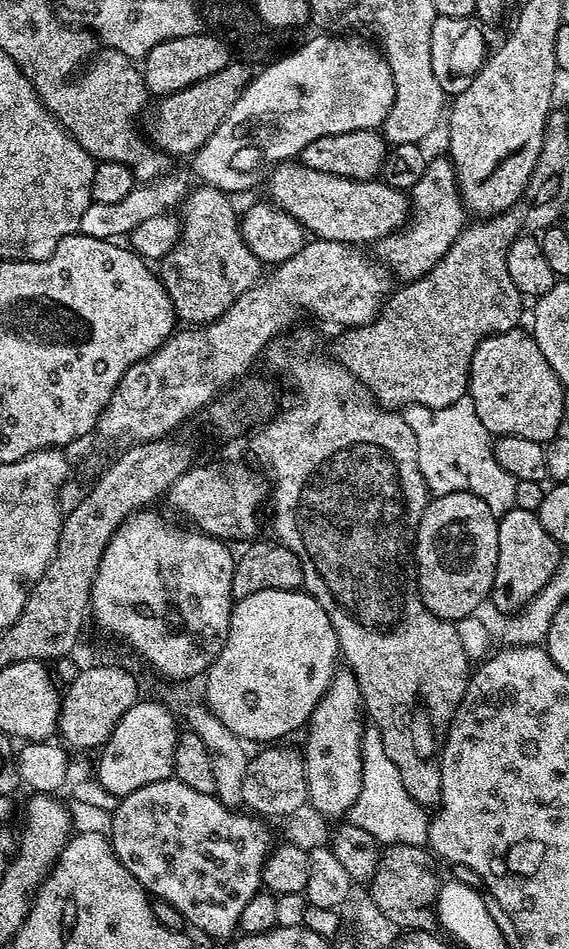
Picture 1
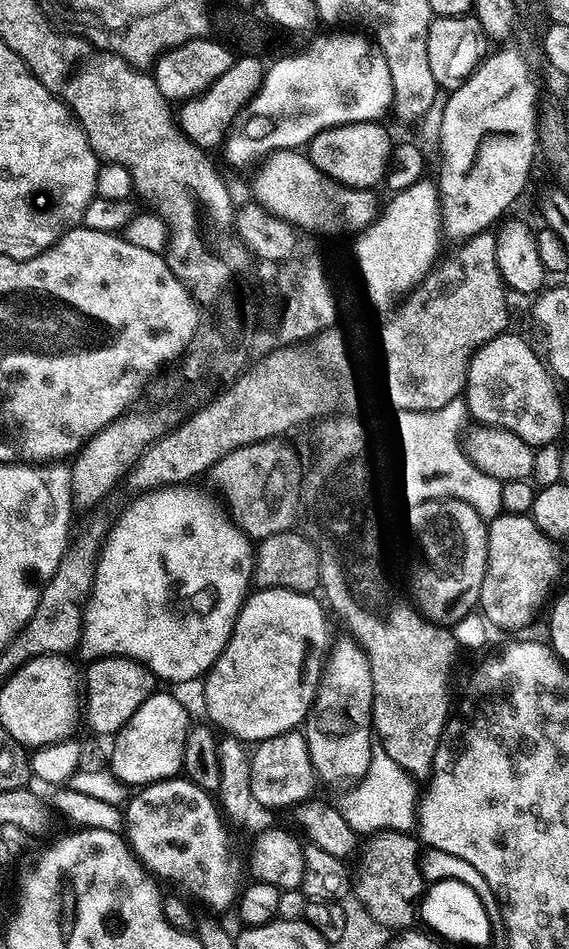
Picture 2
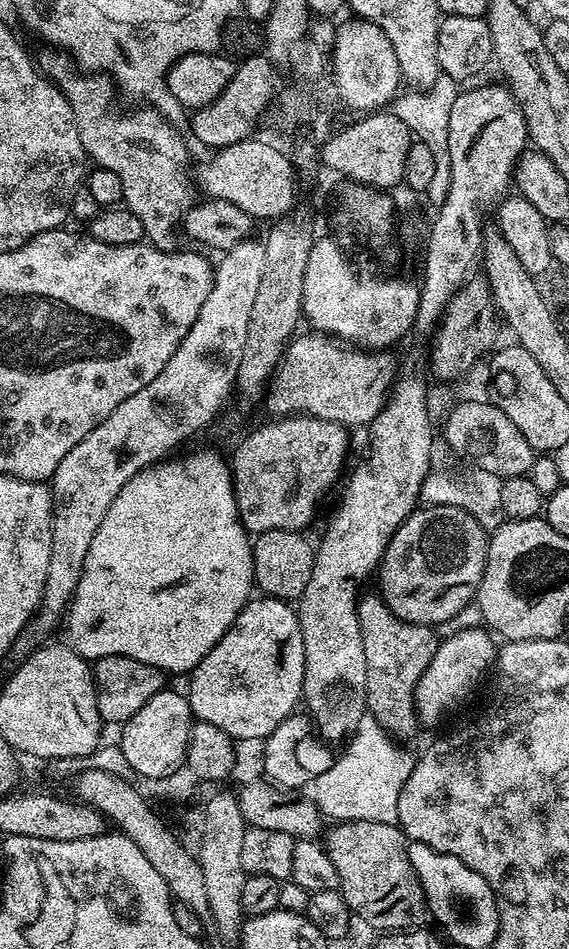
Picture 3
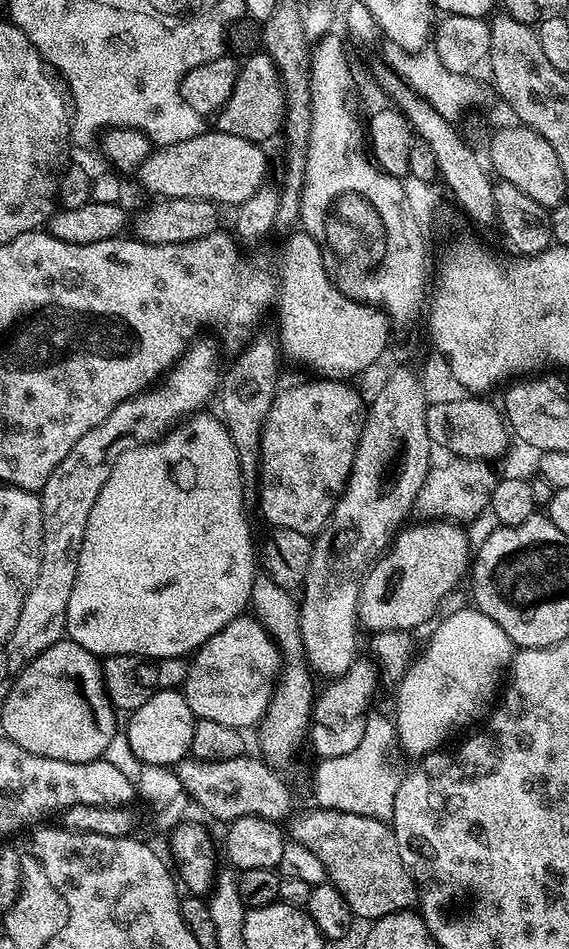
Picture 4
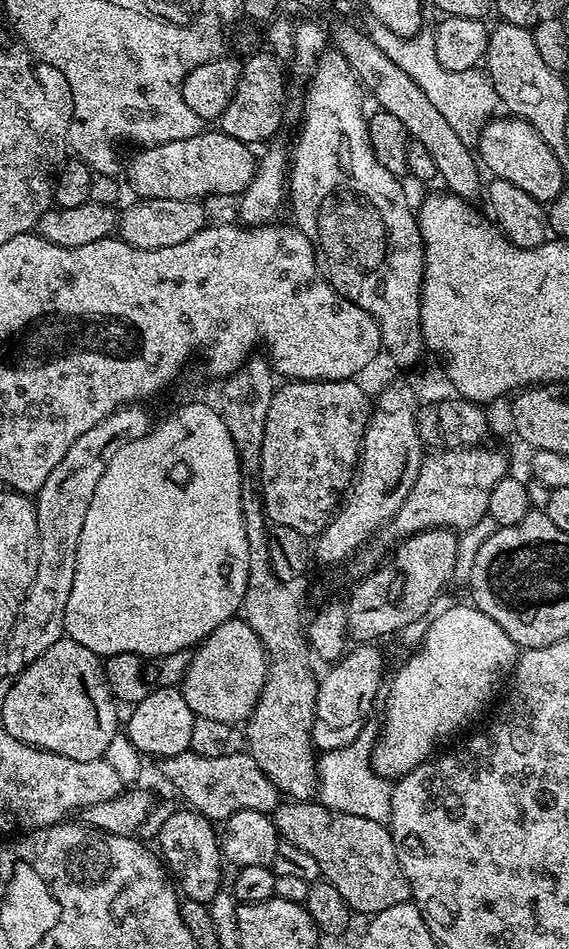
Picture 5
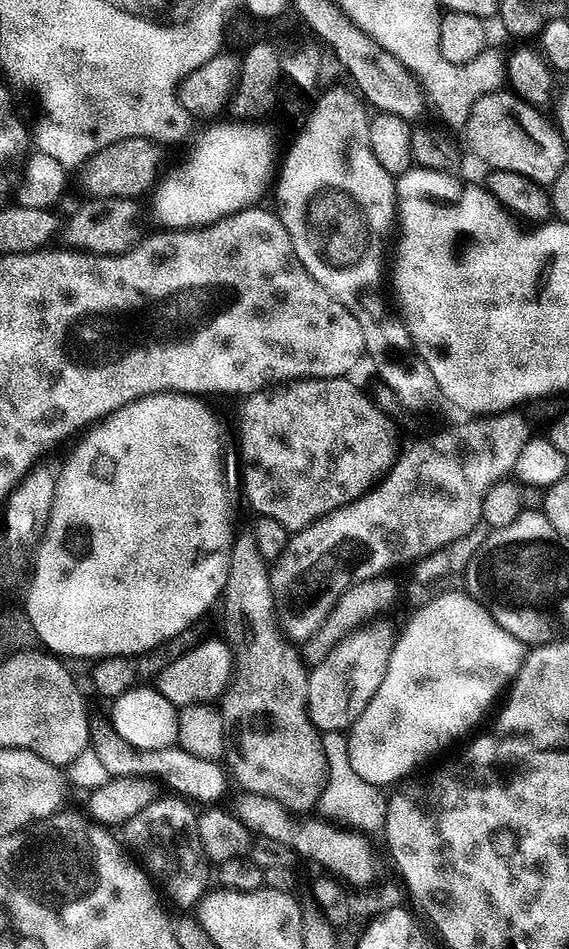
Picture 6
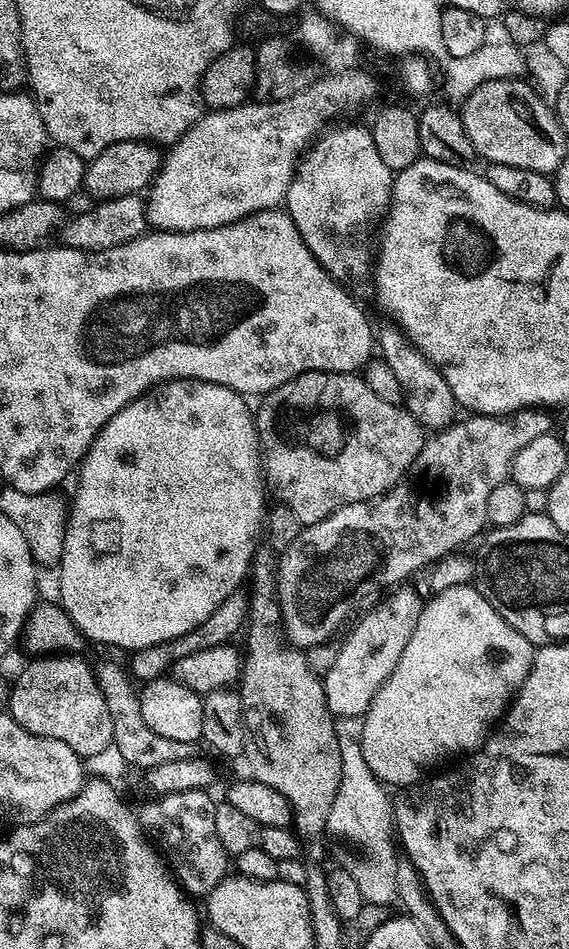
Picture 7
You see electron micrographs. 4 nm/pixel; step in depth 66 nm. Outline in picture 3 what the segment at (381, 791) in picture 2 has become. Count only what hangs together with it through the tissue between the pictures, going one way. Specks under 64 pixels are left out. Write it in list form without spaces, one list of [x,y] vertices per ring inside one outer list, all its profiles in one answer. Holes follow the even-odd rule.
[[[364,714],[358,721],[348,744],[345,756],[337,755],[325,773],[314,776],[311,801],[322,817],[332,822],[361,820],[396,824],[398,798],[402,794],[402,786],[406,786],[406,778],[410,778],[412,773],[413,757],[408,757],[400,749],[403,747],[370,714]]]

